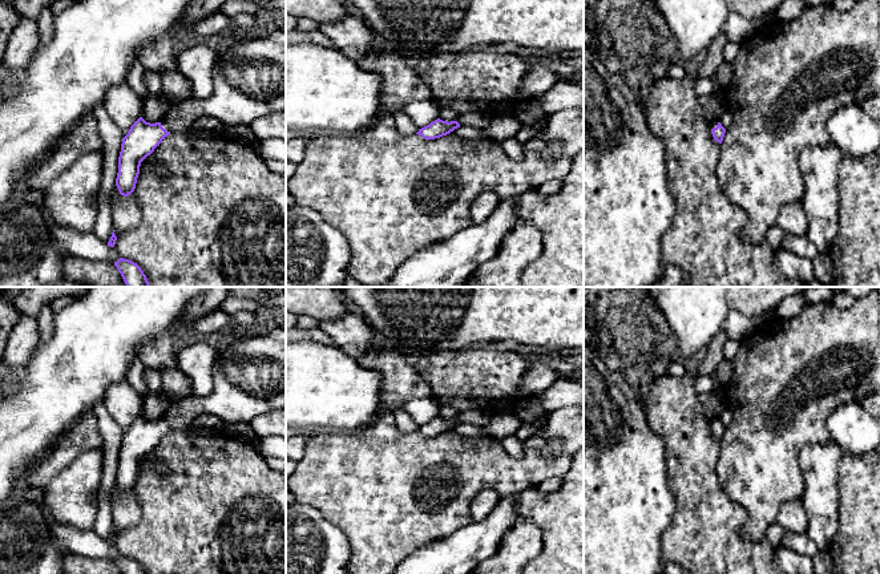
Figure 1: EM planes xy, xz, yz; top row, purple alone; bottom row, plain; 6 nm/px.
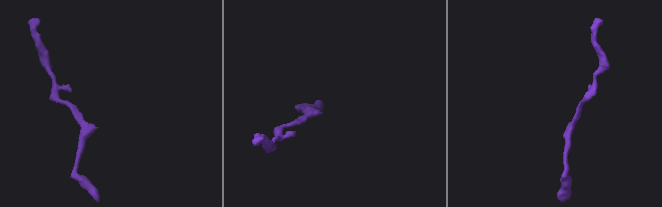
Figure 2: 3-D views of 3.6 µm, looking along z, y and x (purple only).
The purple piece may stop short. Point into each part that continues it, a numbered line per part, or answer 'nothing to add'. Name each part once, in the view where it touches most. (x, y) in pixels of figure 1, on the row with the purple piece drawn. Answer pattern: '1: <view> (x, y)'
1: xy (249, 80)

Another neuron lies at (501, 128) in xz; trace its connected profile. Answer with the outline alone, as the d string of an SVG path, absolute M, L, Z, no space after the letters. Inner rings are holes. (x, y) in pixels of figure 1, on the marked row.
M513 114L505 117L493 117L491 124L483 129L475 129L471 126L460 126L449 133L449 136L463 138L489 138L495 142L502 142L509 138L514 138L521 128L521 124Z

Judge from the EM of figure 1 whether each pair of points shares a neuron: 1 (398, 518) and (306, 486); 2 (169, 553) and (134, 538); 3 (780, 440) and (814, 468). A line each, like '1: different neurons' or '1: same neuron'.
1: same neuron
2: same neuron
3: different neurons

